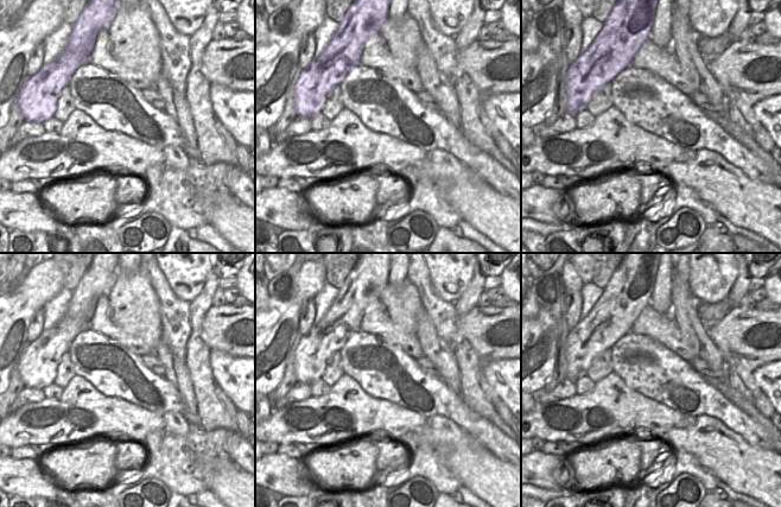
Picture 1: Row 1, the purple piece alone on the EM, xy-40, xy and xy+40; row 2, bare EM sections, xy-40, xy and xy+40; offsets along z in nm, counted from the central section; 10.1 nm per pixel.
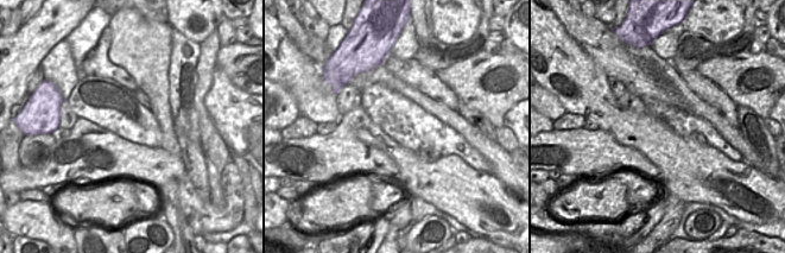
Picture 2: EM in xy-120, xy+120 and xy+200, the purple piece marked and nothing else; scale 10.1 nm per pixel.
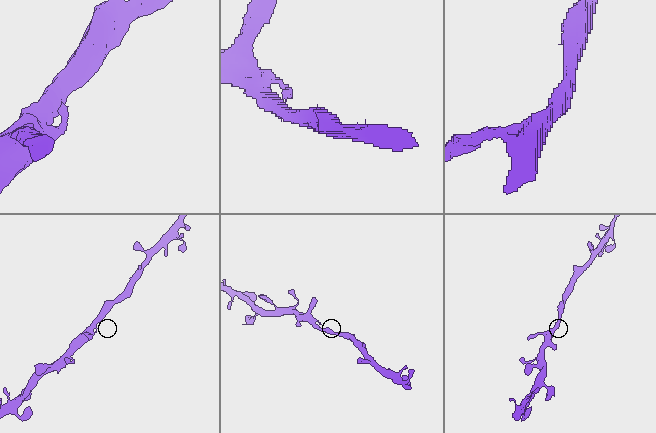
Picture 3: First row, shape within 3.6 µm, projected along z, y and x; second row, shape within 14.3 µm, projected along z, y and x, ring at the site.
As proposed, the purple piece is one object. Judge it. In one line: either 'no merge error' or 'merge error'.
no merge error

